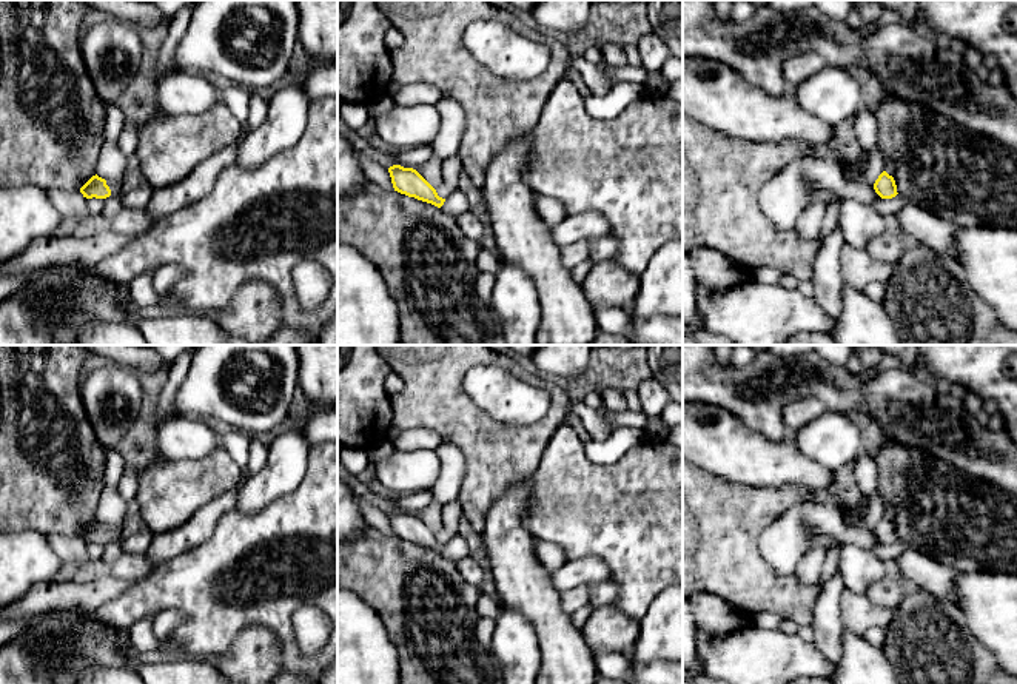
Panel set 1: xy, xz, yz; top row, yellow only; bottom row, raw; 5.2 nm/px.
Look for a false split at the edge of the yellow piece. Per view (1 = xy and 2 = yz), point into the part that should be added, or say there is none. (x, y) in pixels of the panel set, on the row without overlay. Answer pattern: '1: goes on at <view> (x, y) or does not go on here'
1: goes on at xy (116, 533)
2: does not go on here

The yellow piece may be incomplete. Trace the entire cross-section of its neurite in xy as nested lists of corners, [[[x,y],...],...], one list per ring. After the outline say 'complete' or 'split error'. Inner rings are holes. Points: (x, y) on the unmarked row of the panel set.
[[[97,519],[92,521],[82,533],[80,538],[86,544],[106,544],[111,539],[120,541],[123,536],[120,528],[106,527],[105,524],[99,522]]]; split error

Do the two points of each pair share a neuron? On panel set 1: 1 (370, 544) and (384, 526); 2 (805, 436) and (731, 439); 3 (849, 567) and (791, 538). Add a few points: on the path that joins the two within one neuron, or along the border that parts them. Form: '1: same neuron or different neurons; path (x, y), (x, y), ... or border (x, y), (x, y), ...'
1: different neurons; border (367, 526), (393, 536)
2: different neurons; border (792, 435), (797, 447), (818, 462)
3: different neurons; border (843, 544), (855, 544), (869, 552)

